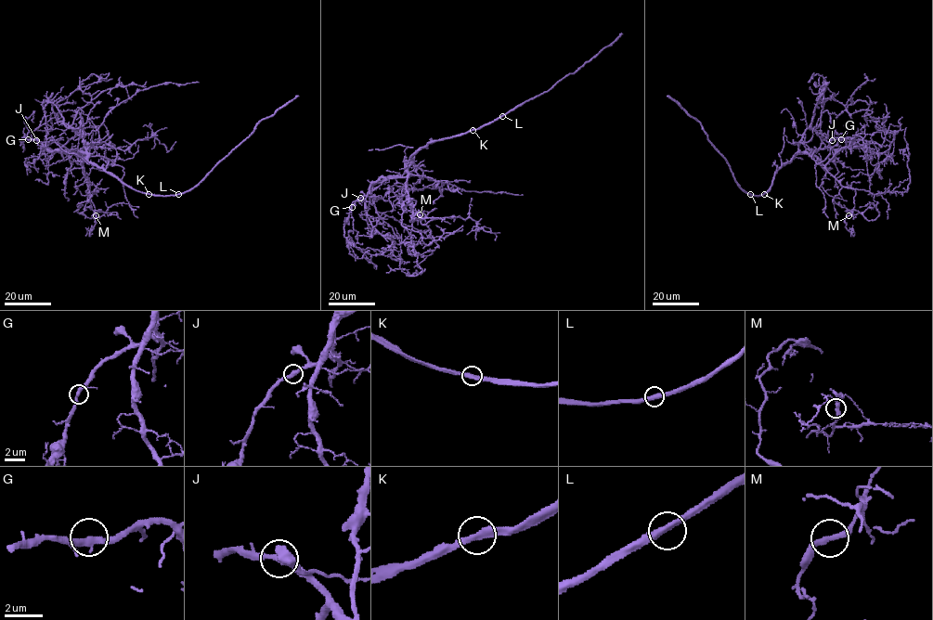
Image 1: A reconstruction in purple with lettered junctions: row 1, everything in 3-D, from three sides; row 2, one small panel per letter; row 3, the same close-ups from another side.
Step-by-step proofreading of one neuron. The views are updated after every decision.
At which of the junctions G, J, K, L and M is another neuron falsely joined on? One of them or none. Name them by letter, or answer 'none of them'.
none of them

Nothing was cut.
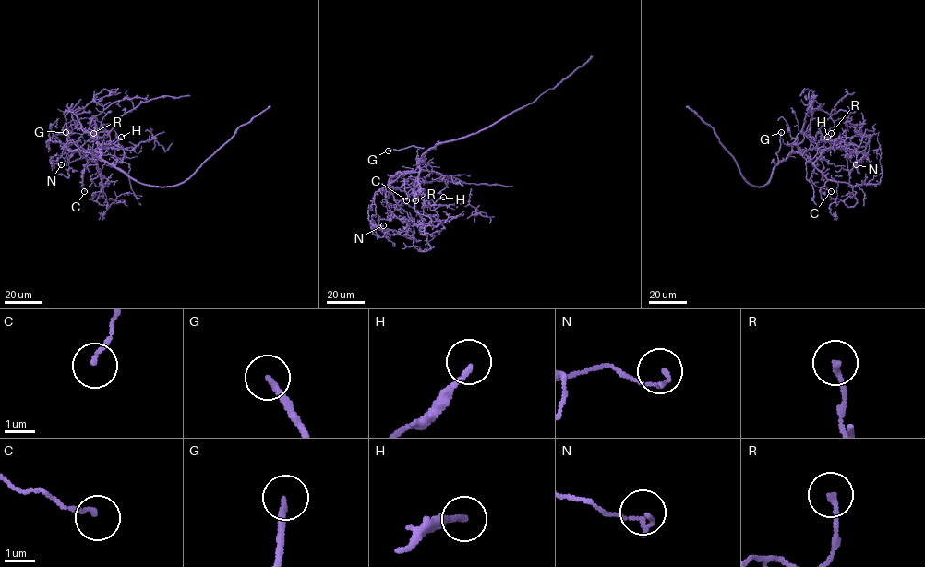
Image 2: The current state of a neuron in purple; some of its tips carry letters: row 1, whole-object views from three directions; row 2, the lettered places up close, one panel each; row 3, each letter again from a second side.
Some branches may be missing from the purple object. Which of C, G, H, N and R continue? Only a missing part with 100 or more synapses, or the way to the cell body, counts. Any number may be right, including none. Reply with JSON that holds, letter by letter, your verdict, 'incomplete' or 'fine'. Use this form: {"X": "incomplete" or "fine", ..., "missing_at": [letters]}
{"C": "fine", "G": "incomplete", "H": "fine", "N": "fine", "R": "fine", "missing_at": ["G"]}

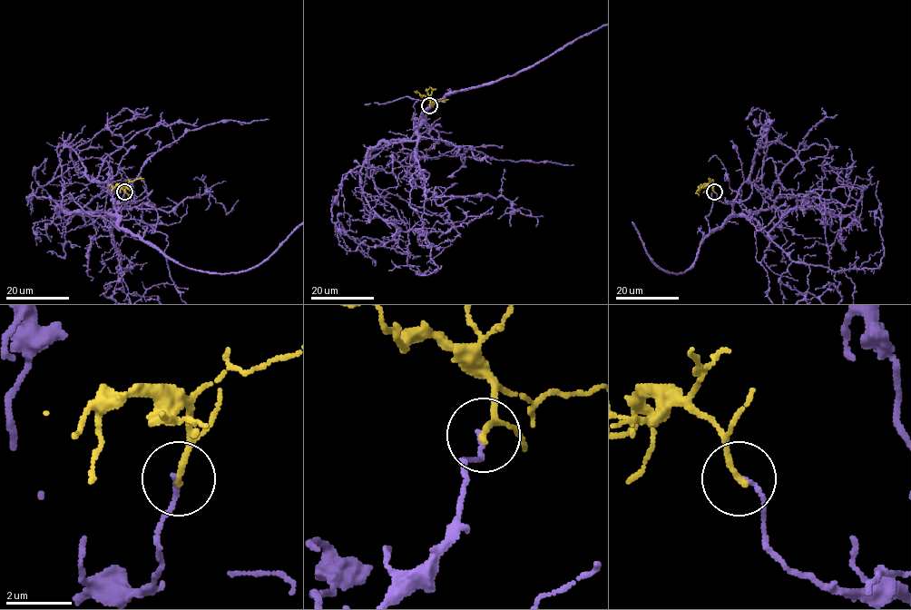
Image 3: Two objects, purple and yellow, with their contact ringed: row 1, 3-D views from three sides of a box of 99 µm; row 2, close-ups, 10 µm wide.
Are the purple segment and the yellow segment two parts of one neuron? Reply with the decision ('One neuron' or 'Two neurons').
Two neurons

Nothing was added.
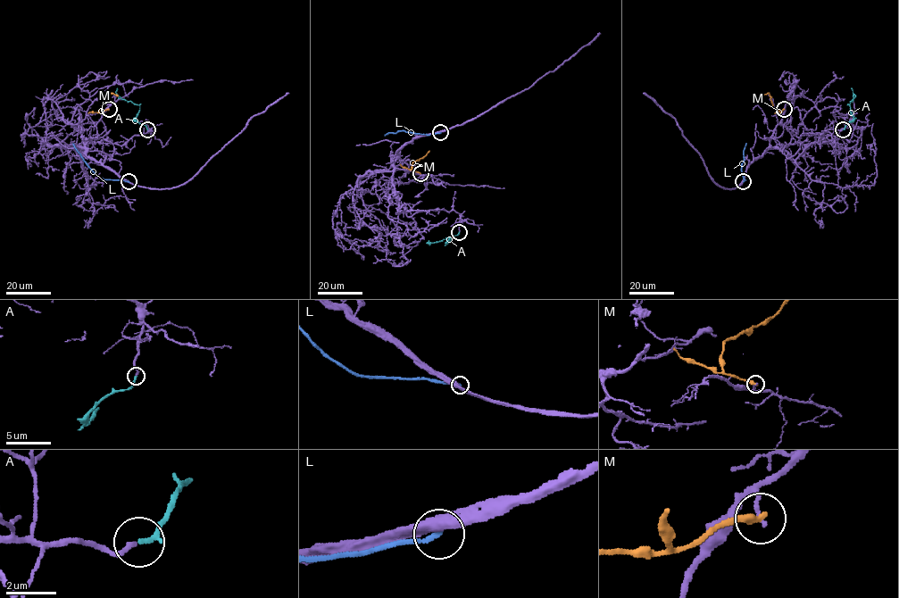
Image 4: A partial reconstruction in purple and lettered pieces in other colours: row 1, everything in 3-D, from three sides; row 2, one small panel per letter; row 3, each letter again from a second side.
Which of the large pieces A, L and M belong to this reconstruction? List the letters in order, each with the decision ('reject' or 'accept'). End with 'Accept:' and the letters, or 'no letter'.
A: accept
L: reject
M: reject
Accept: A

